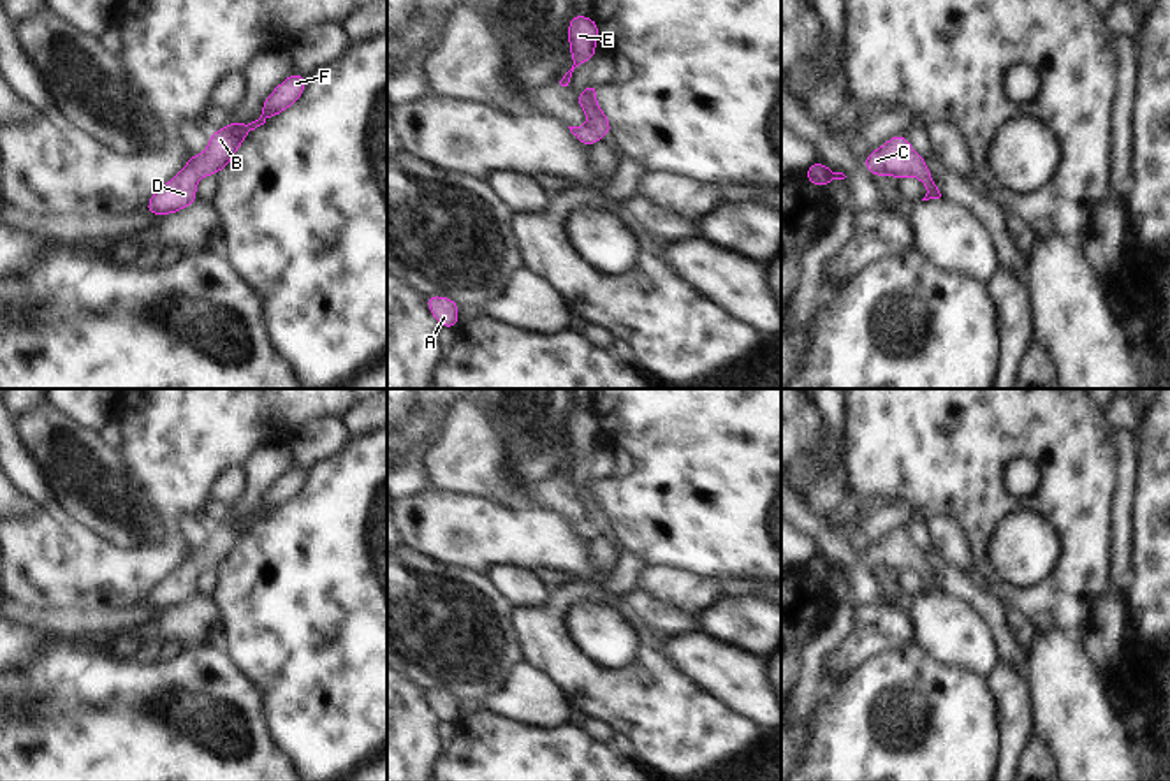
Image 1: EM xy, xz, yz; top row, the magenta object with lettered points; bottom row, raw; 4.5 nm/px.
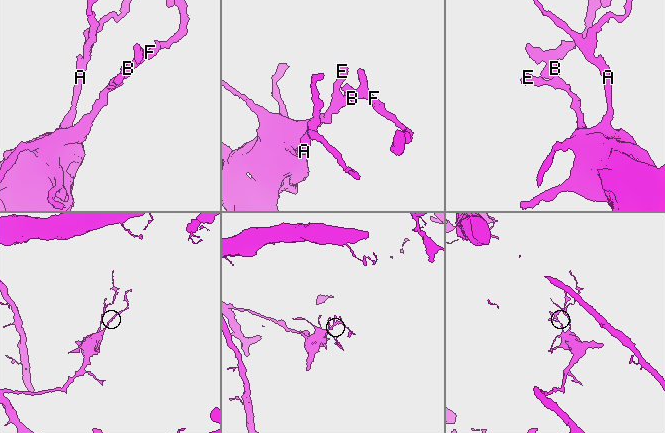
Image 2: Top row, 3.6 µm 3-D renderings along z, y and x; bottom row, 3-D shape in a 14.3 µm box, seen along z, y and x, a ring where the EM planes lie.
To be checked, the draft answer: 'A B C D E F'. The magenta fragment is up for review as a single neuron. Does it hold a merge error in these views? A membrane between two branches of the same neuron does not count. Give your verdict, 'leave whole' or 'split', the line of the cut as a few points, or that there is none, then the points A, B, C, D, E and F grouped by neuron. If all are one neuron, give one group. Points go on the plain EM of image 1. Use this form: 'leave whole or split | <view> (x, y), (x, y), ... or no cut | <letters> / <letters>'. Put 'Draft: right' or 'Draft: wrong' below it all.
leave whole | no cut | A B C D E F
Draft: right

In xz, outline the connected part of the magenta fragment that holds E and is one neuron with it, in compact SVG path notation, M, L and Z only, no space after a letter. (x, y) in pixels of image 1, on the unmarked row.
M575 408L568 415L568 436L574 459L559 475L561 480L568 480L575 461L584 456L589 456L596 449L595 436L598 433L598 417L595 413L584 412L582 408Z

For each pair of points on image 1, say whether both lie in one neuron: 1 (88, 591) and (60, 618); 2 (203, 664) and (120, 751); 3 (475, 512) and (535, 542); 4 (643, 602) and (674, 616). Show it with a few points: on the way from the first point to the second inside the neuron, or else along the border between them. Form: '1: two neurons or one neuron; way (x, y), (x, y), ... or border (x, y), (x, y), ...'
1: two neurons; border (30, 605), (113, 607)
2: one neuron; way (201, 692), (148, 746)
3: one neuron; way (489, 526), (498, 535), (521, 537)
4: one neuron; way (650, 609), (667, 616)

